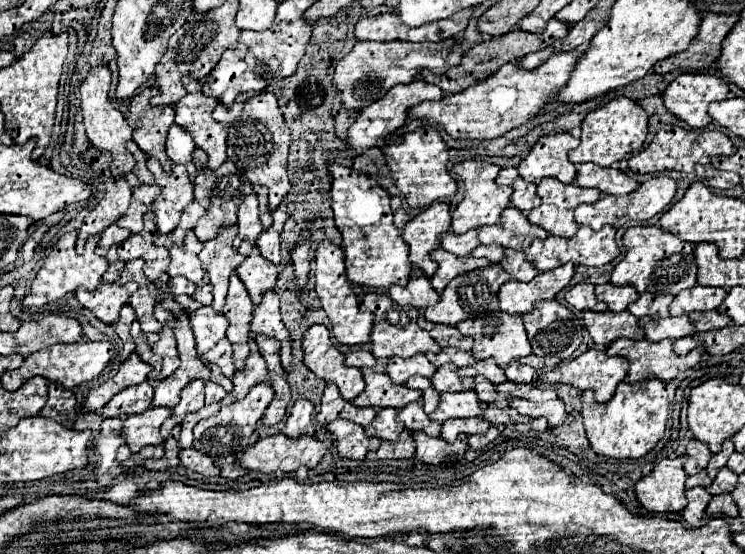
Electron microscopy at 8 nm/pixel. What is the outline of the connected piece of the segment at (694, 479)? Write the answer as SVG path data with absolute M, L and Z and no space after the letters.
M703 469L703 471L699 471L699 473L691 475L691 477L687 477L687 483L685 483L685 485L687 485L687 487L695 487L695 485L701 485L701 487L707 487L707 485L711 485L711 479L709 479L707 471Z

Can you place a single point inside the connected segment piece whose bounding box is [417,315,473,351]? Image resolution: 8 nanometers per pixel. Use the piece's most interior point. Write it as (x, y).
(445, 335)

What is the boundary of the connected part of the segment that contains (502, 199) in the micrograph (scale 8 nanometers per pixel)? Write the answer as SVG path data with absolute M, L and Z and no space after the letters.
M461 161L453 167L453 171L463 179L465 183L465 197L453 211L453 233L465 233L469 229L477 229L481 225L495 225L501 219L501 213L509 207L509 197L513 195L513 187L509 185L497 185L495 177L501 171L499 165L487 163L487 161Z

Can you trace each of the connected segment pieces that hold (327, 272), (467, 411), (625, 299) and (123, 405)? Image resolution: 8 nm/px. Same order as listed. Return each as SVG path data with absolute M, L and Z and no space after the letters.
M321 241L315 253L315 291L317 297L321 299L321 307L325 309L329 321L331 321L331 329L333 335L339 343L343 345L363 345L371 341L371 331L373 331L373 315L369 315L367 311L359 309L357 297L349 285L347 273L345 273L345 253L341 247L333 245L331 241Z
M475 391L443 393L439 407L429 417L443 423L453 417L481 417L481 411L481 401Z
M613 283L597 285L595 287L595 295L597 295L599 301L605 301L611 311L625 311L627 305L637 301L637 297L639 297L635 287L629 287L629 285L615 287Z
M145 381L141 385L119 391L103 409L103 417L125 417L131 413L143 413L153 399L153 387Z

